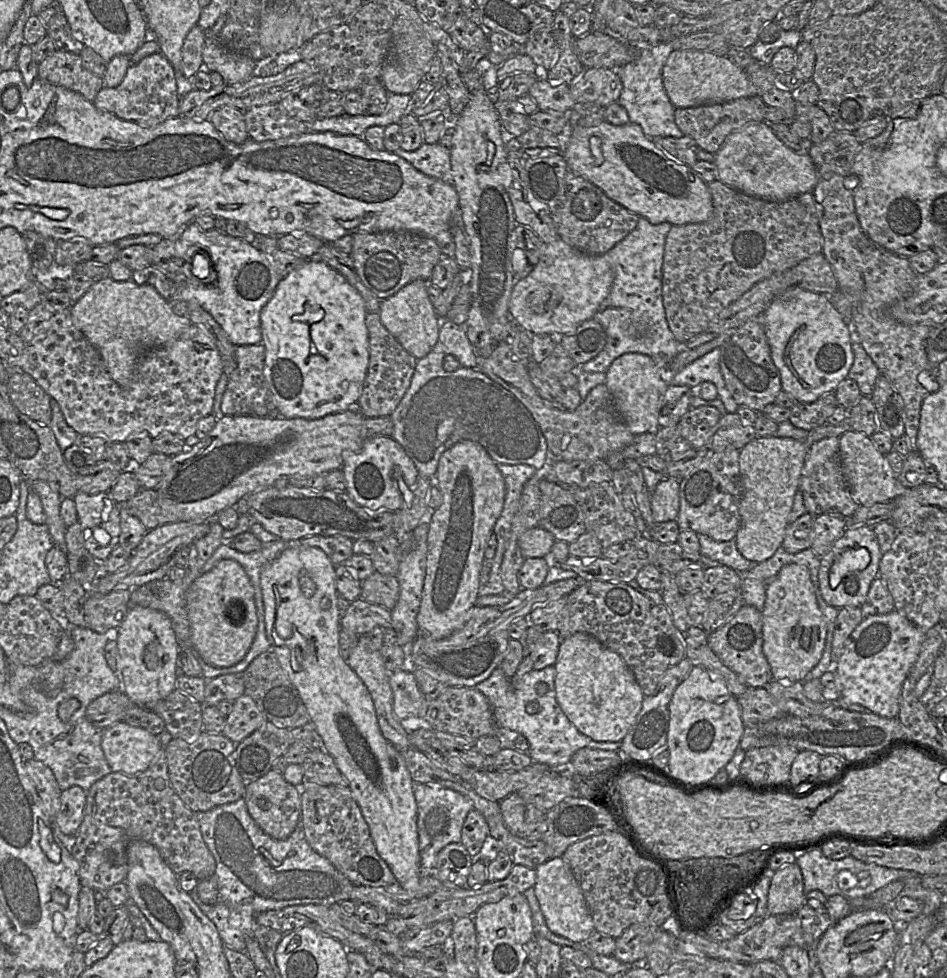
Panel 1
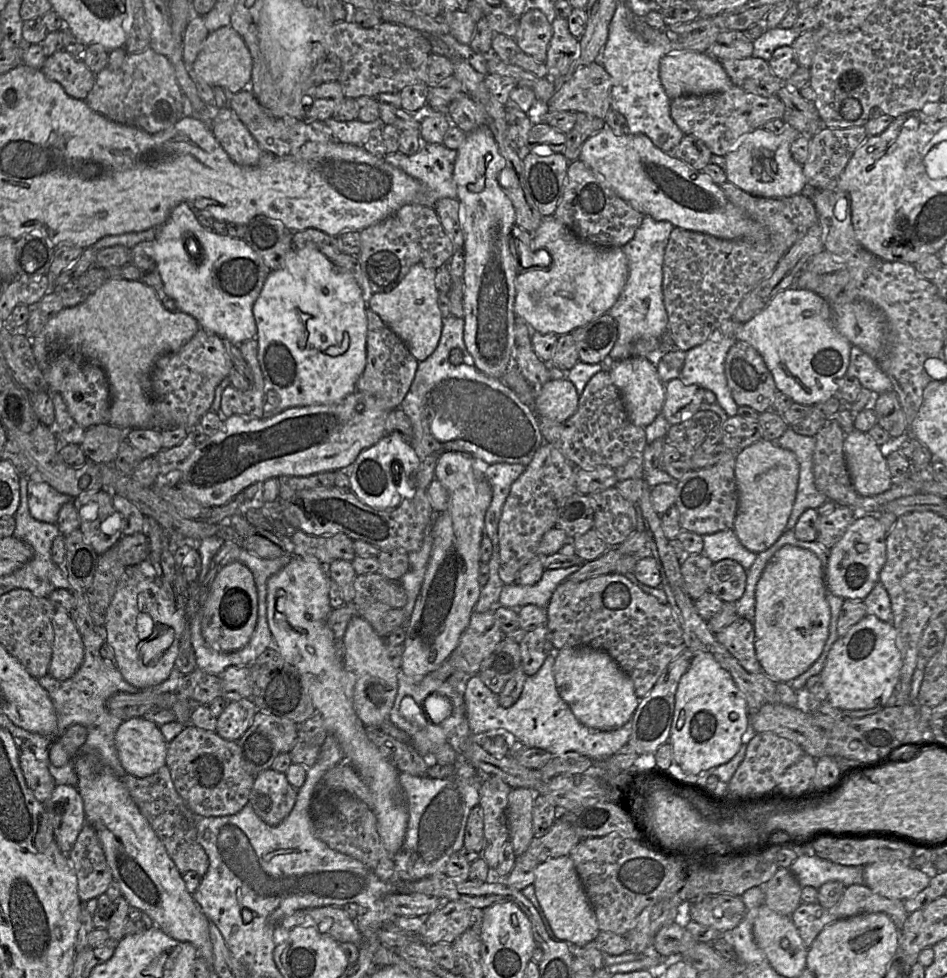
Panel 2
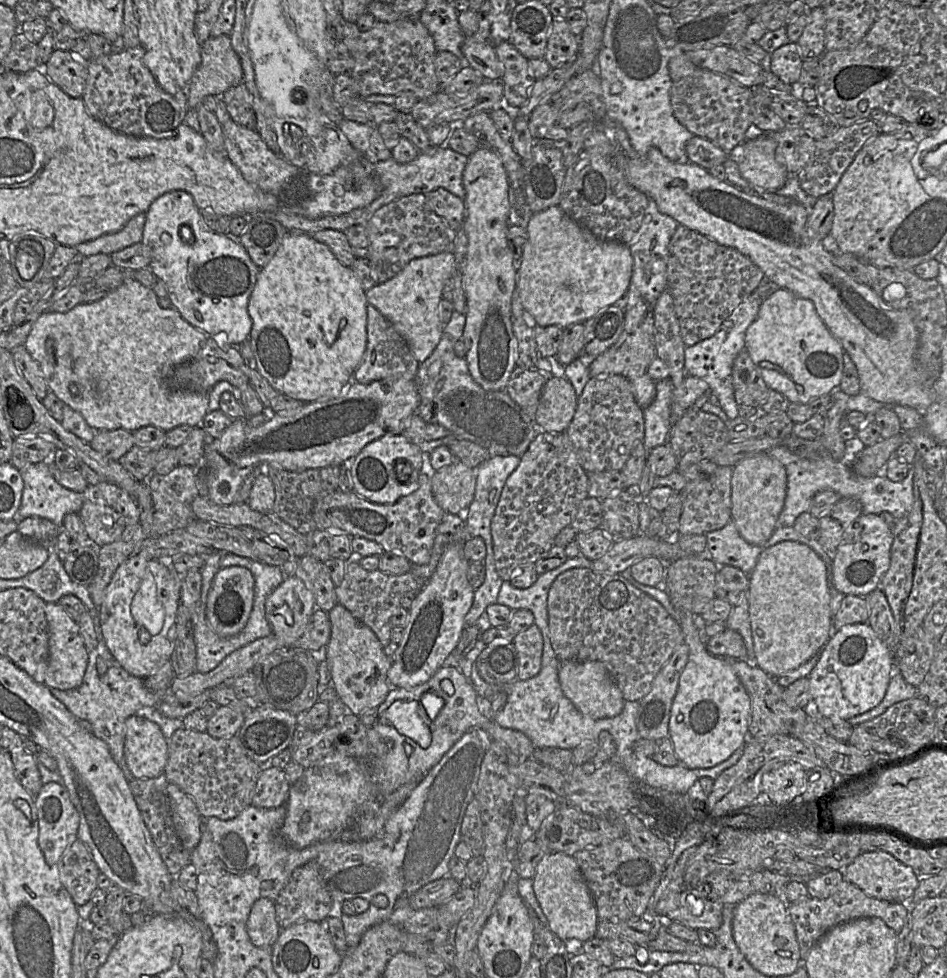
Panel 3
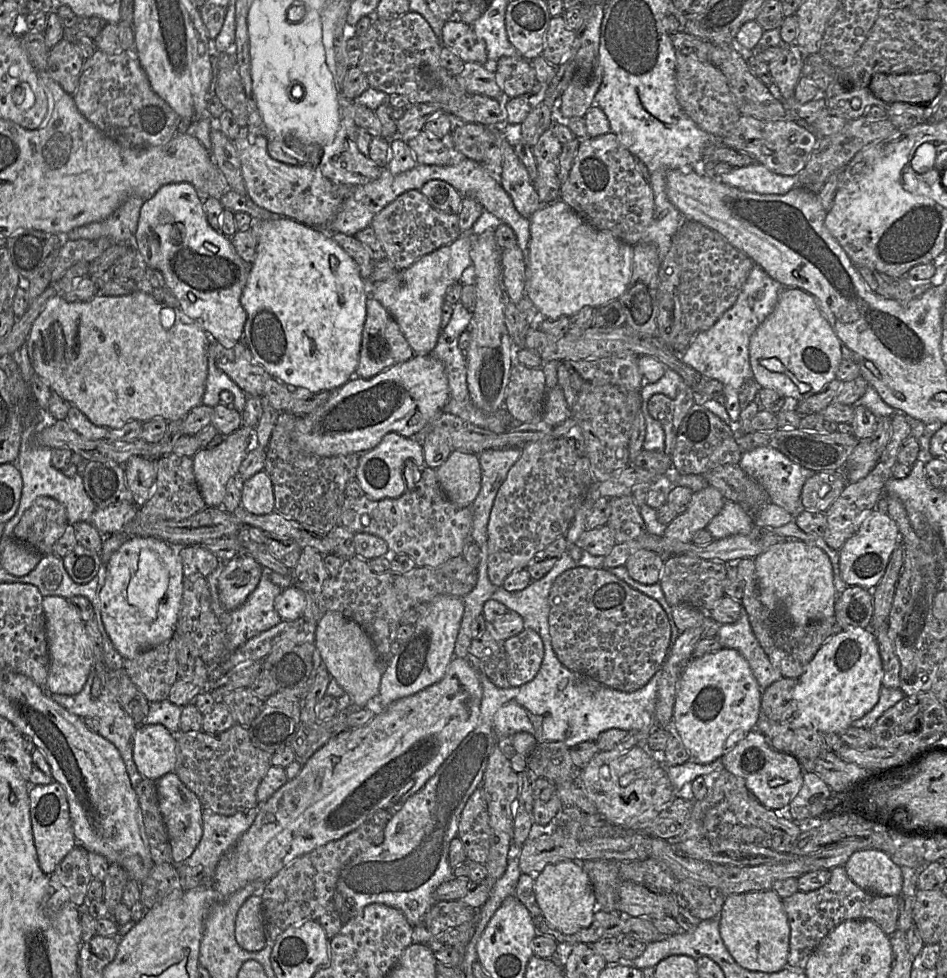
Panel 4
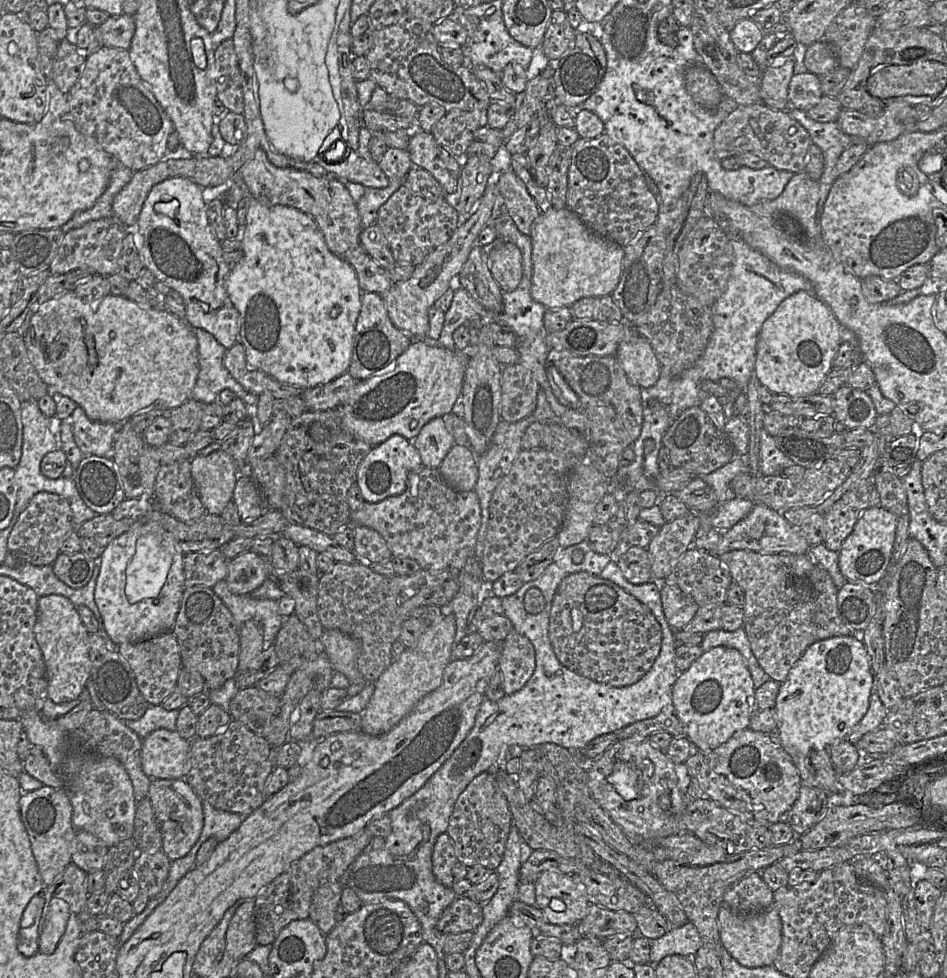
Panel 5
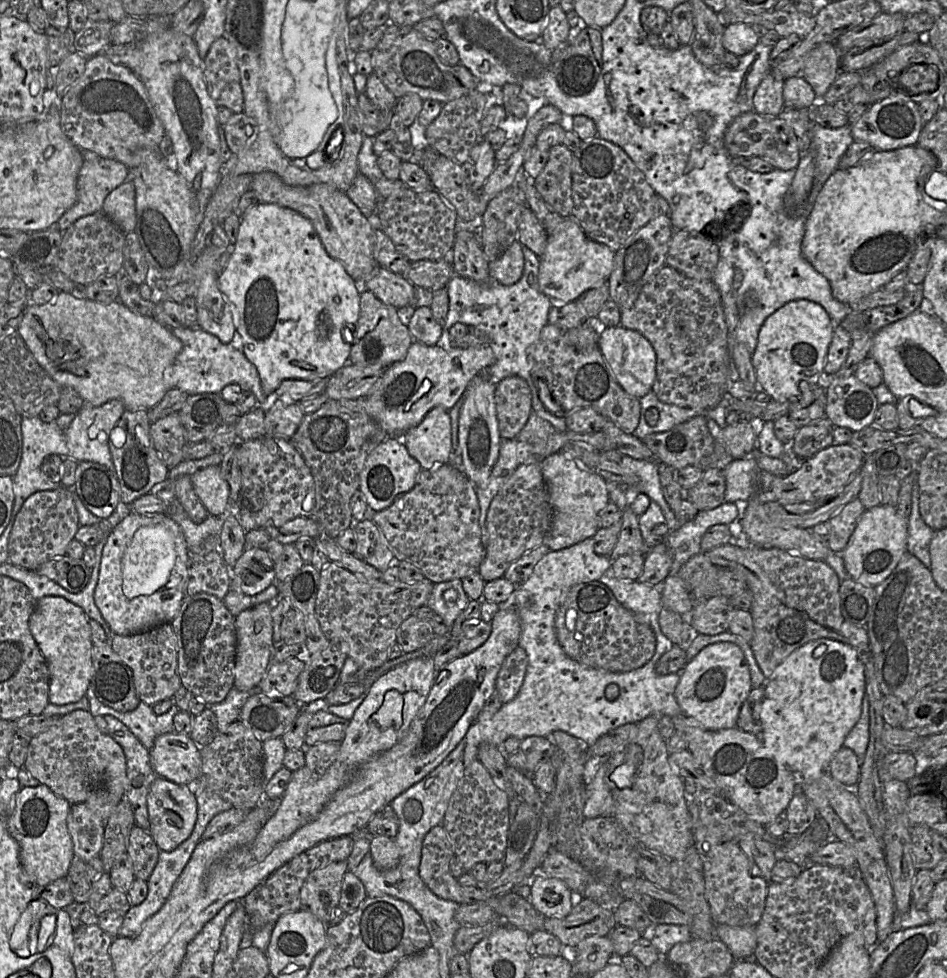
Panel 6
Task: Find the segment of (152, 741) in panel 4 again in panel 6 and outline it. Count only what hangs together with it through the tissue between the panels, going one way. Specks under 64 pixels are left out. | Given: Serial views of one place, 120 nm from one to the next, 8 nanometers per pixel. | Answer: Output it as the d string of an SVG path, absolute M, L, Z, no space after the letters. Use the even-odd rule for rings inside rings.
M162 734L149 751L152 769L158 777L192 786L201 777L200 749L188 735Z

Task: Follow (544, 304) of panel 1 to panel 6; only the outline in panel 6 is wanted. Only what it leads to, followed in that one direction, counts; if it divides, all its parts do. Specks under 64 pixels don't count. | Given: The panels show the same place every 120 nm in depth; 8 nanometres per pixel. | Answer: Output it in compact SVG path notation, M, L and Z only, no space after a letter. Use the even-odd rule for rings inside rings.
M571 216L562 222L547 236L544 252L539 257L538 284L540 291L555 303L576 301L585 291L607 283L614 266L614 252L606 245L591 240L586 236L578 222Z

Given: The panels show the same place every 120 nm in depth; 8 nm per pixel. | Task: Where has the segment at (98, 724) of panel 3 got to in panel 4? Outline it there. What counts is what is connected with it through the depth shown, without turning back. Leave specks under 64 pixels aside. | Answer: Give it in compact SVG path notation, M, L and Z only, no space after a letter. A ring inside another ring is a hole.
M93 663L86 683L78 694L69 696L51 692L50 698L70 713L80 717L82 720L83 718L99 719L100 727L98 734L116 747L125 764L131 785L133 789L135 789L142 779L144 779L143 776L138 772L133 760L133 736L139 725L137 725L134 720L124 711L117 699L107 689L103 688L103 692L98 698L93 698L91 696L91 687L95 676L96 672L94 670Z

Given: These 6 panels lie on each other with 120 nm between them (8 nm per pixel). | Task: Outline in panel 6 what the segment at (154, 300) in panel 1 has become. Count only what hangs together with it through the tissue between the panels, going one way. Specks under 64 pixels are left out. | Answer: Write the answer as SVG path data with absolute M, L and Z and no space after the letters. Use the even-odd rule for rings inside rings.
M78 287L71 293L60 291L46 304L36 305L30 301L17 330L41 367L61 386L75 389L85 405L98 407L119 399L129 411L148 411L173 388L171 369L183 347L171 329L154 317L137 314L118 300L108 304L89 300L81 296Z

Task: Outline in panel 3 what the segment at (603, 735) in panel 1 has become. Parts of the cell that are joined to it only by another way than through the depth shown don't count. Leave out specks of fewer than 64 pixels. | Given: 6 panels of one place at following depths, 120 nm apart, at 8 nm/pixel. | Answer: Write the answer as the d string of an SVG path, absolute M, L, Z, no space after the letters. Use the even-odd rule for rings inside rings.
M560 661L558 677L564 695L583 714L593 719L612 718L619 715L625 699L616 682L600 661Z

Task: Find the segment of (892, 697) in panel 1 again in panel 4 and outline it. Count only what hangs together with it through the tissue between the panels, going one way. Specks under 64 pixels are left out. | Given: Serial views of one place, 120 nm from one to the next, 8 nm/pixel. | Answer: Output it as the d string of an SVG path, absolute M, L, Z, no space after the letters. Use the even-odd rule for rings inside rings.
M860 627L844 628L819 649L805 672L797 679L794 690L797 708L789 719L789 727L806 727L820 733L840 734L874 708L879 700L882 679L883 667L874 633Z

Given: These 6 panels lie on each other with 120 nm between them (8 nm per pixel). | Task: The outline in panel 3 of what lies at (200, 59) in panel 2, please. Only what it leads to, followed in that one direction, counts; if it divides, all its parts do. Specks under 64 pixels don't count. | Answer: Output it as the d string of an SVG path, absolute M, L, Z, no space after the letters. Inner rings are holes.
M230 35L209 37L201 46L201 63L187 88L188 109L194 109L206 96L219 96L243 81L238 55L232 48Z

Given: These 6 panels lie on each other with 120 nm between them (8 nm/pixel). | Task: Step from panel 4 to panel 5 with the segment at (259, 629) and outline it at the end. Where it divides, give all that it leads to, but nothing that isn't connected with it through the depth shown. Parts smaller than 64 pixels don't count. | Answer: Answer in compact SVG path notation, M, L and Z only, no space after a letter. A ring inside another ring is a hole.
M225 580L217 582L212 589L232 614L235 624L238 627L238 634L244 622L248 620L258 620L262 623L264 631L263 648L265 649L269 645L274 644L276 635L281 628L283 618L288 617L281 615L278 601L272 599L256 599L249 594L236 595L229 590Z

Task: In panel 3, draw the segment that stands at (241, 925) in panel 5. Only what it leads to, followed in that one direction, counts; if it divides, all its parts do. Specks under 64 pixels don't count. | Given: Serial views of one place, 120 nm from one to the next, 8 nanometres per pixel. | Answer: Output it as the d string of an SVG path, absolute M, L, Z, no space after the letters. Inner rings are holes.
M267 898L258 899L251 908L246 928L255 946L273 946L282 930L276 919L274 902Z

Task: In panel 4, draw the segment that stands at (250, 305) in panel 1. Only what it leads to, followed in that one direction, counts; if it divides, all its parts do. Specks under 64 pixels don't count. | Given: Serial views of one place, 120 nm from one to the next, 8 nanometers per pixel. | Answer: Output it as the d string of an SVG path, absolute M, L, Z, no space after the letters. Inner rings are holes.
M187 182L165 184L151 198L144 201L133 245L141 263L160 273L164 285L178 300L180 310L198 323L211 341L229 346L243 338L247 314L240 303L240 297L251 264L236 253L229 237L209 225L203 209L203 200L191 184Z

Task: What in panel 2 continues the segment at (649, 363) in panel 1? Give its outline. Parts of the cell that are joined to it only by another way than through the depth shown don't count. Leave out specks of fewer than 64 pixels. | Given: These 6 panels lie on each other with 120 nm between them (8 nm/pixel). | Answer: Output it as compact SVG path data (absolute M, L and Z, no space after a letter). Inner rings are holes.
M628 357L614 363L608 370L620 392L624 407L631 422L645 428L662 411L665 401L665 384L658 376L656 365L643 357Z

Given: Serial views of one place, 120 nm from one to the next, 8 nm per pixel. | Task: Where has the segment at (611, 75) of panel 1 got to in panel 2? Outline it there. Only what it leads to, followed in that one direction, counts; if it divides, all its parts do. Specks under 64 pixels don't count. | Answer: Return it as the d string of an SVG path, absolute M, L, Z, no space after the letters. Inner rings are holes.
M600 62L579 68L546 103L546 111L584 112L604 119L611 108L611 77Z

